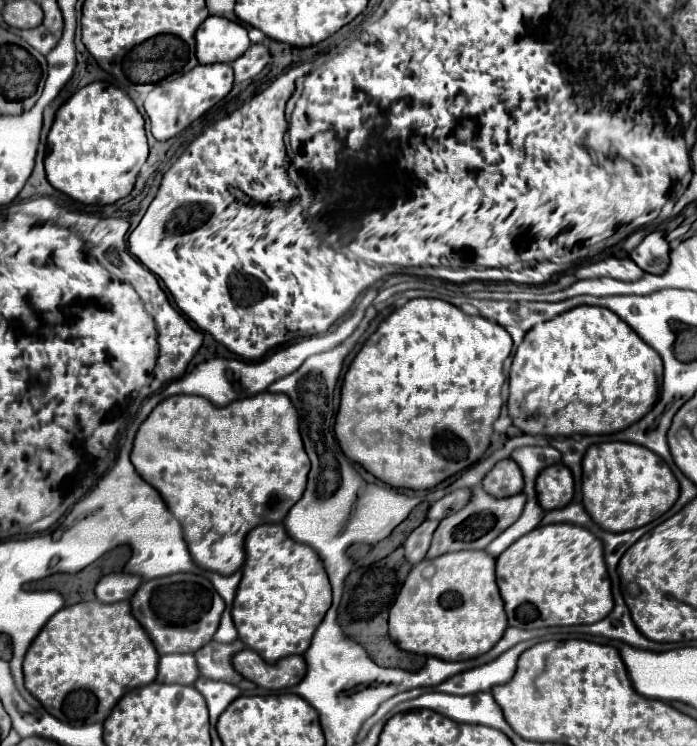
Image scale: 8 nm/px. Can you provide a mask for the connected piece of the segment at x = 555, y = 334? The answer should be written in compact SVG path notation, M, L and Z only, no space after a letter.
M575 307L557 319L533 327L519 345L509 373L509 417L529 435L571 437L609 435L643 419L657 401L663 379L663 361L629 325L605 307Z

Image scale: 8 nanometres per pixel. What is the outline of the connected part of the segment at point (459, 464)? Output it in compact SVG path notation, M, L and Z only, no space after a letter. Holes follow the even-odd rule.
M416 298L393 311L363 343L349 365L341 387L341 405L335 435L349 459L361 463L377 479L399 489L433 489L451 475L479 461L493 435L493 423L501 413L501 387L505 383L503 361L511 355L513 341L505 327L465 315L459 307L436 298ZM451 433L465 443L467 457L445 457L435 447L437 437Z

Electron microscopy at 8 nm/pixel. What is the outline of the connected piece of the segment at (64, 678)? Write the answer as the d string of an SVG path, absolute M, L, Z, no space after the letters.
M89 601L63 607L49 619L49 623L41 629L41 633L31 643L25 655L23 673L27 691L33 697L37 697L53 717L69 725L87 725L87 723L103 723L109 717L111 709L127 691L153 683L157 677L157 665L159 665L159 653L151 643L147 631L141 627L141 623L133 619L129 601L113 605Z

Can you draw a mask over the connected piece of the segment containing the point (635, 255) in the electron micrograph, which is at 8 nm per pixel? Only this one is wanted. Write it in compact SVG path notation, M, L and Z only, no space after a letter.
M653 231L629 255L645 273L663 273L669 267L669 251L665 233Z

